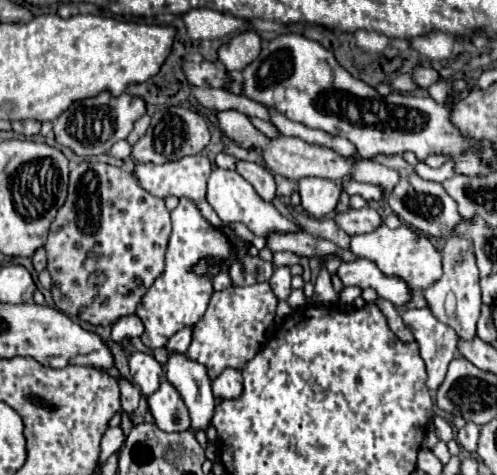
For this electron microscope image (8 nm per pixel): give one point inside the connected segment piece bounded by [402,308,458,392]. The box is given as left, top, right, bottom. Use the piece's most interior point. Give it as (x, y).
(437, 342)

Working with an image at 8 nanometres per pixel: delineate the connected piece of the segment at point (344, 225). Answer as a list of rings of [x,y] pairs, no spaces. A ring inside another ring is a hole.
[[[348,208],[346,212],[338,212],[334,214],[334,222],[338,224],[338,228],[342,228],[346,234],[364,234],[364,232],[372,232],[376,230],[382,220],[378,216],[376,210],[372,208]]]

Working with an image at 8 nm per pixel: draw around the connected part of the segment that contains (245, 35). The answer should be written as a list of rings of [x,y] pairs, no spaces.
[[[254,30],[240,32],[218,50],[218,58],[228,72],[244,70],[256,56],[260,56],[260,36]]]

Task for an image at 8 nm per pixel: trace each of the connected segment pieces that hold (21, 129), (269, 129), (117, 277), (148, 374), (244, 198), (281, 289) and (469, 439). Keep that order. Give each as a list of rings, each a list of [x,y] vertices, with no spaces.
[[[20,120],[20,122],[12,122],[12,130],[14,130],[16,134],[34,136],[34,134],[40,134],[40,122],[38,122],[38,120]]]
[[[252,118],[252,122],[264,136],[268,136],[268,138],[278,138],[280,136],[278,128],[272,122],[266,122],[266,120],[260,120],[260,118]]]
[[[100,162],[78,164],[70,172],[66,204],[58,210],[44,246],[48,252],[48,272],[52,276],[56,308],[92,326],[110,326],[118,318],[134,314],[142,296],[164,270],[164,252],[170,232],[172,222],[164,200],[142,190],[130,172]]]
[[[134,352],[130,356],[130,374],[132,382],[142,390],[142,394],[150,396],[158,388],[164,370],[162,364],[158,364],[150,354]]]
[[[214,168],[210,180],[208,180],[208,190],[206,190],[206,200],[208,204],[214,208],[214,212],[220,216],[220,220],[224,220],[224,224],[232,224],[232,222],[242,222],[246,224],[256,236],[268,236],[272,232],[280,232],[280,234],[296,234],[302,228],[288,220],[286,216],[282,216],[272,202],[260,200],[260,196],[256,196],[256,190],[238,174],[232,170],[222,170],[222,168]]]
[[[276,268],[274,276],[270,278],[270,286],[272,286],[278,300],[288,300],[288,292],[292,292],[290,270],[288,268]]]
[[[466,422],[466,426],[458,430],[458,444],[460,444],[464,450],[468,450],[470,454],[476,452],[478,438],[480,438],[480,426],[478,426],[478,424]]]

